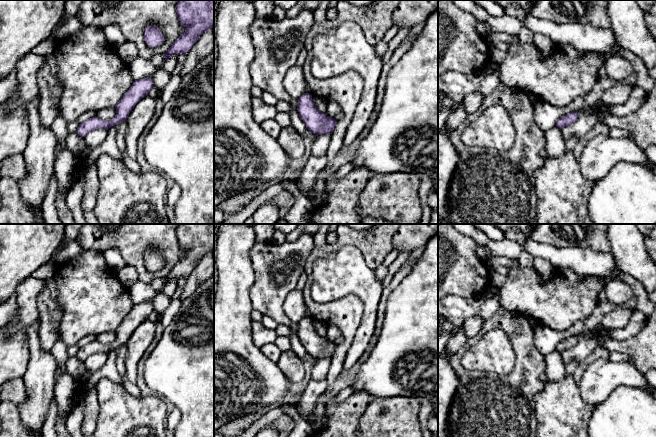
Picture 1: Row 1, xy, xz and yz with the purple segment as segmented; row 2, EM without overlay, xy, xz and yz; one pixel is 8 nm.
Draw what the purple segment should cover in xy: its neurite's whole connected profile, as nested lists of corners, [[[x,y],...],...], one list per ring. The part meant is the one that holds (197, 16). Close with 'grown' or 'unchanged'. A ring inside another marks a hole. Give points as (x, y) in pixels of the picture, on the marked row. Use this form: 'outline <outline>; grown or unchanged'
outline [[[179,0],[176,13],[185,32],[163,54],[165,61],[173,54],[187,53],[202,33],[214,27],[214,0]]]; unchanged

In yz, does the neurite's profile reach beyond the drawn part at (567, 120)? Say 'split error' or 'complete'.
complete

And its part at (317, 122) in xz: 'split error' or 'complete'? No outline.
complete

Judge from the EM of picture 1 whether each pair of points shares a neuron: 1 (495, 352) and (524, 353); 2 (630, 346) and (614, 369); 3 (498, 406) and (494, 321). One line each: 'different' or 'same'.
1: different
2: different
3: same

